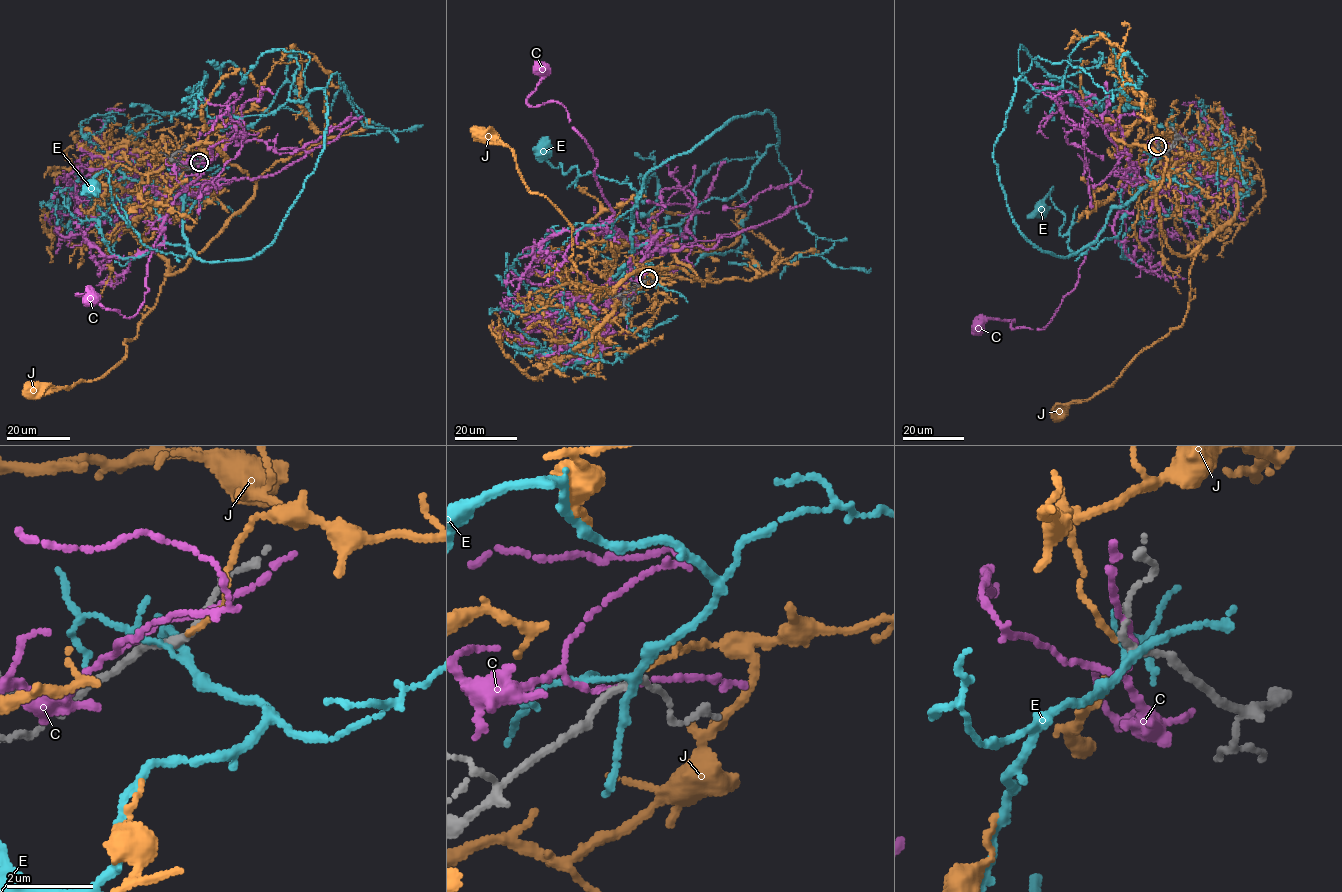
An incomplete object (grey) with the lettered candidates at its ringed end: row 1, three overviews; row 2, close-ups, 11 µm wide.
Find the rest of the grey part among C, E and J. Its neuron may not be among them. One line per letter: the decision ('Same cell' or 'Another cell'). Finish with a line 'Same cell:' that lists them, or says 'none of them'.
C: Another cell
E: Another cell
J: Another cell
Same cell: none of them

